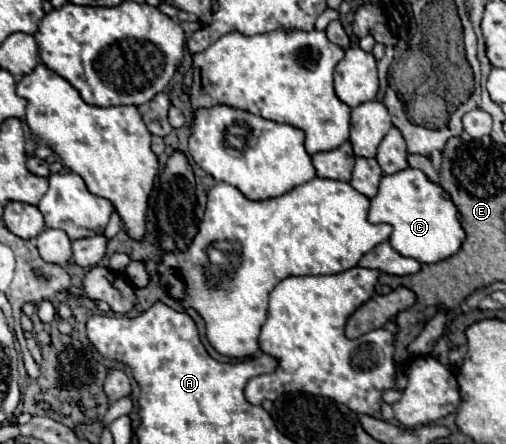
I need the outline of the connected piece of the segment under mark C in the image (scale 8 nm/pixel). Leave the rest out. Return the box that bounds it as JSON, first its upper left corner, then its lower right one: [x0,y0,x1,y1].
[369,168,465,264]

